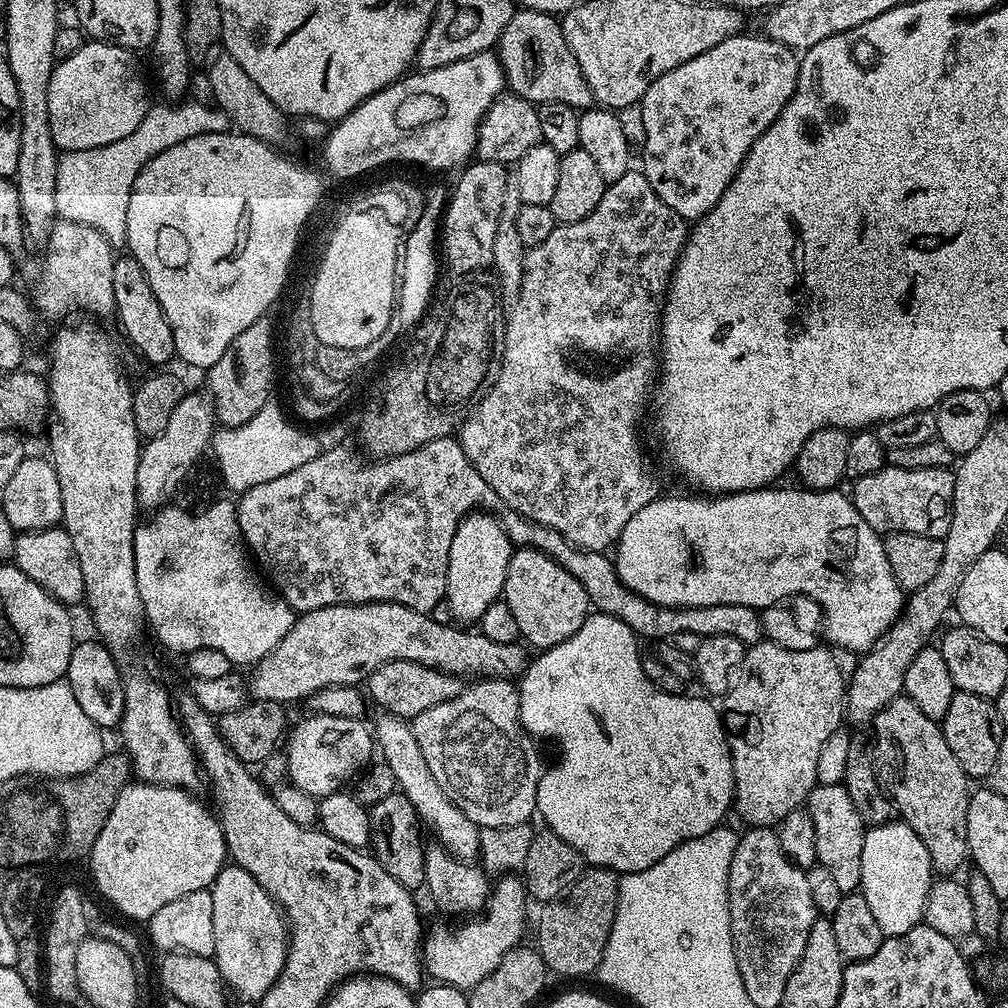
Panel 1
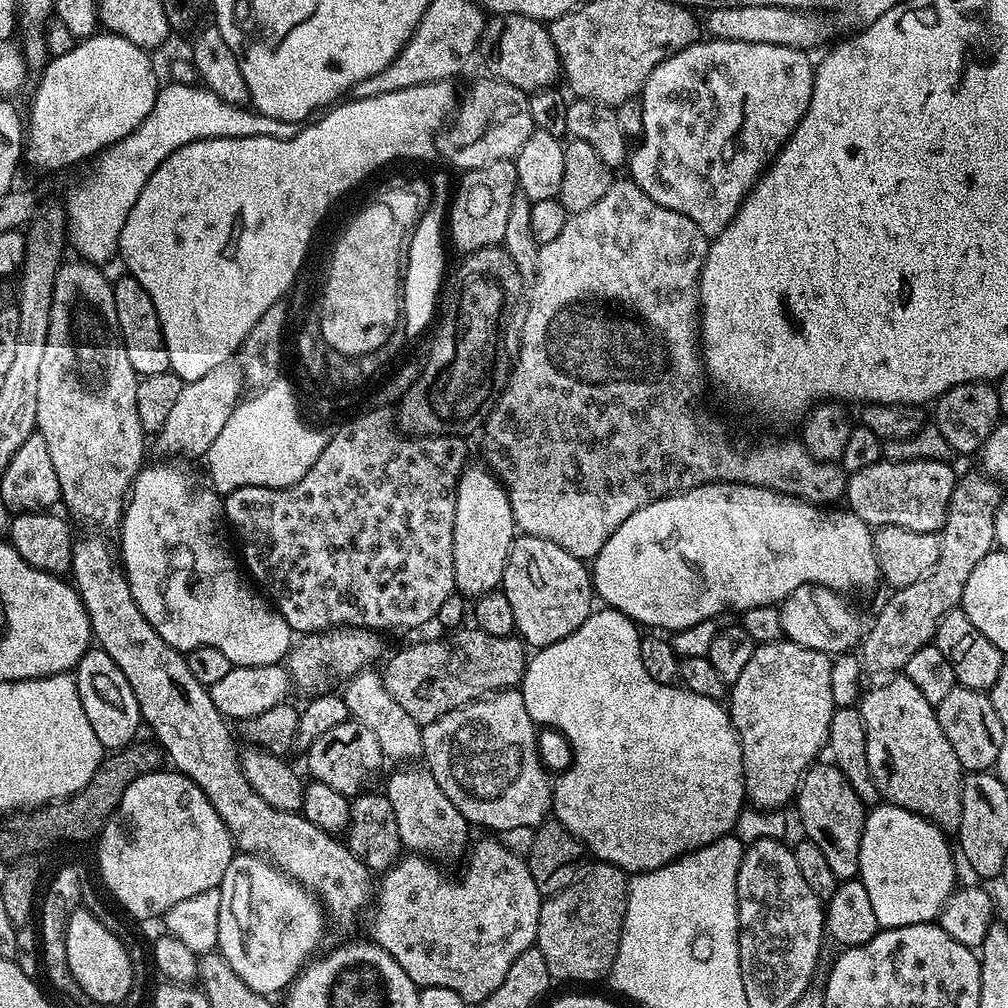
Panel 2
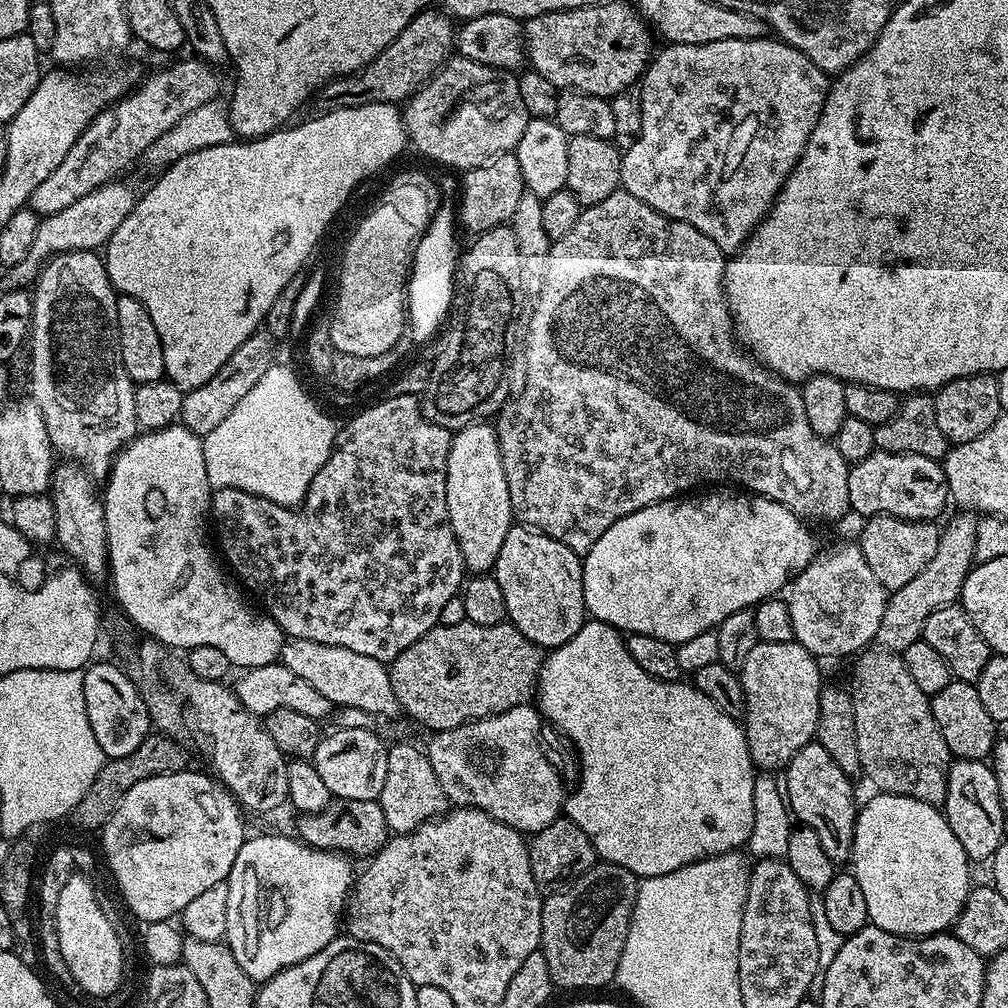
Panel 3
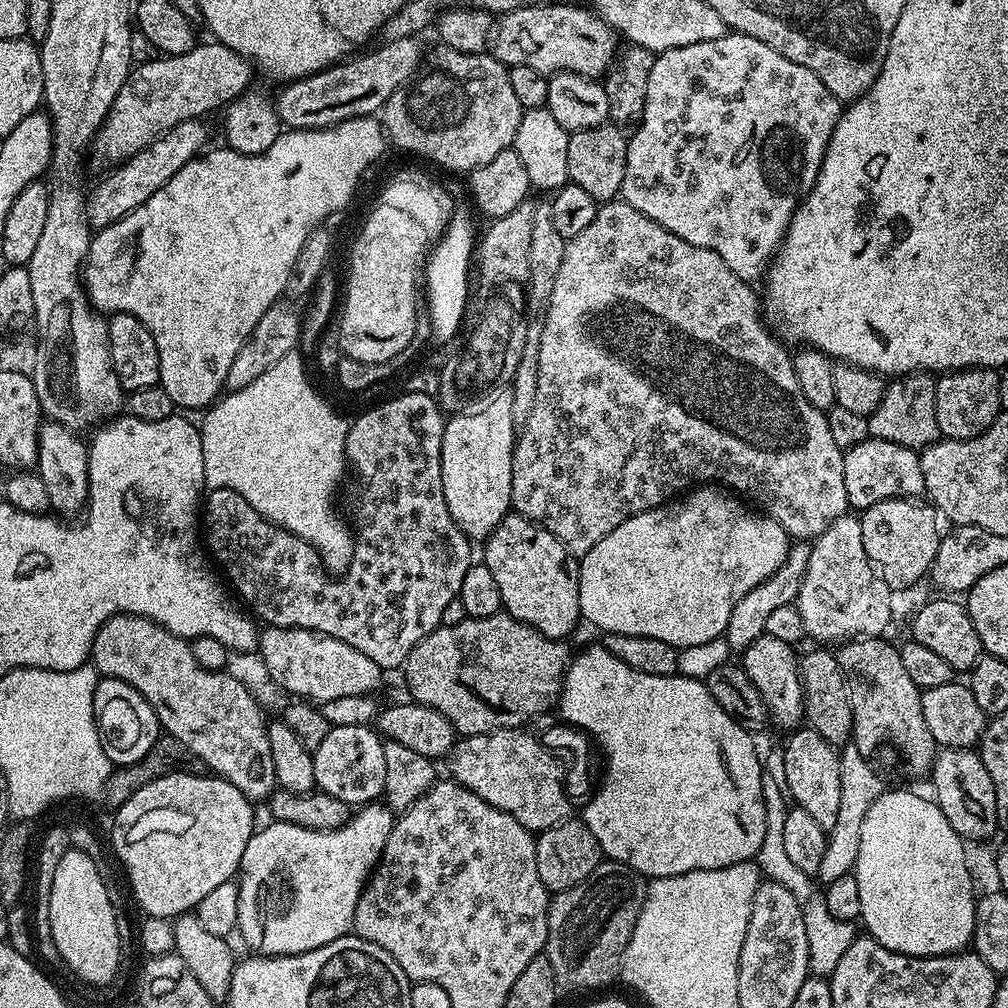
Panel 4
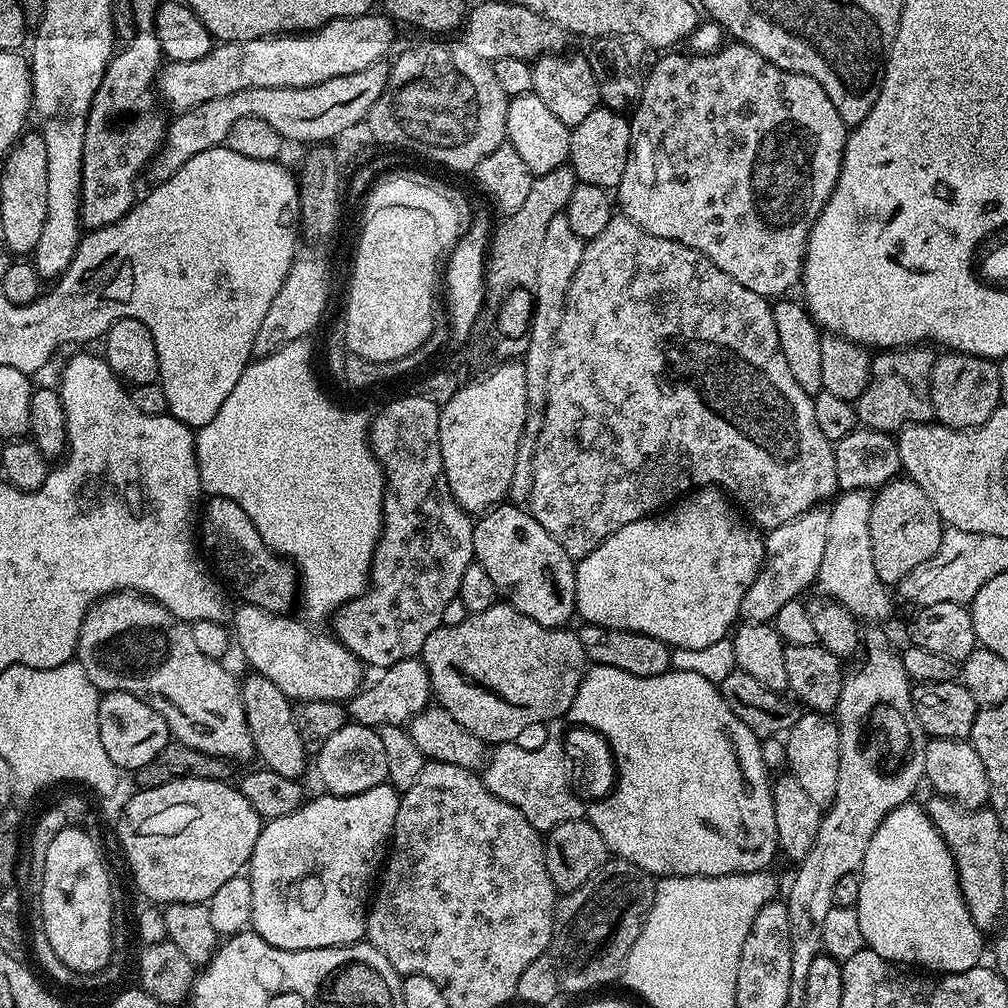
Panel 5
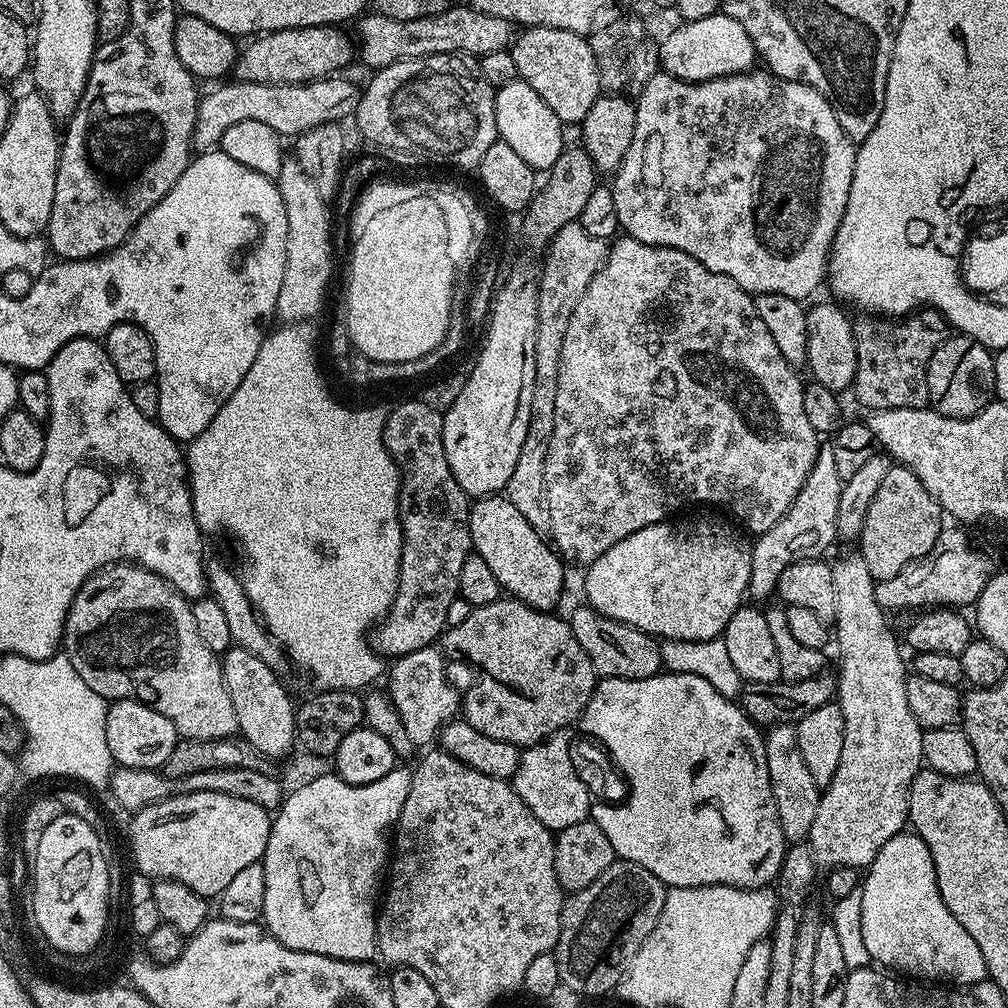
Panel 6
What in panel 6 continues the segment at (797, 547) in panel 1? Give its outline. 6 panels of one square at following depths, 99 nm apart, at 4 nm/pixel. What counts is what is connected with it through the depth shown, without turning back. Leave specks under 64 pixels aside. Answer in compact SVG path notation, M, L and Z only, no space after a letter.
M669 518L661 524L651 524L610 546L602 558L598 558L593 564L587 565L584 576L584 596L587 607L593 608L603 616L614 618L623 624L634 626L642 630L648 636L654 636L661 641L665 640L714 640L724 635L724 628L728 625L728 619L742 607L746 600L748 583L750 582L750 558L752 550L749 541L744 541L734 529L728 524L723 524L720 520L680 520Z

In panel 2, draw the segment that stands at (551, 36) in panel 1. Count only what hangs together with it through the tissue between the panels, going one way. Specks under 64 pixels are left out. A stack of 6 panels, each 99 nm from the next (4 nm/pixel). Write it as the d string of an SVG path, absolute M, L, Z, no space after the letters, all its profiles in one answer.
M522 14L493 15L484 25L478 52L481 57L484 55L484 64L495 79L510 82L510 86L518 86L518 90L529 94L539 88L553 87L562 76L558 52L554 50L547 27Z

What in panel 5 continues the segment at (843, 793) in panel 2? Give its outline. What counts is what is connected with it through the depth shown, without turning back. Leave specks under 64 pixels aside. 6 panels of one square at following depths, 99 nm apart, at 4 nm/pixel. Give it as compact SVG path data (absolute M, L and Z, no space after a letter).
M805 711L786 733L784 756L788 759L787 771L806 790L815 804L827 806L838 790L838 762L840 761L840 727L831 715Z

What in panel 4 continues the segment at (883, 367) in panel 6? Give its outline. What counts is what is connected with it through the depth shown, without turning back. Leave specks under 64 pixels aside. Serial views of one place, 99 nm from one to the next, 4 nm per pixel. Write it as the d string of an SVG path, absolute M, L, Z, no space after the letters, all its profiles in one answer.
M906 372L903 376L889 379L884 385L882 402L868 417L868 434L871 439L894 442L923 450L941 439L938 430L937 377L931 372Z

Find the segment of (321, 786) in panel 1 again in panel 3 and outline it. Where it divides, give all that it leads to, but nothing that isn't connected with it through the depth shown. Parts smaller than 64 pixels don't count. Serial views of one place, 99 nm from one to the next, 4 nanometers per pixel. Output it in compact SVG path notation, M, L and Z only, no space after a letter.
M336 728L332 733L321 739L314 757L314 763L322 782L332 791L333 797L341 800L379 800L382 786L386 786L386 758L388 748L376 737L373 729L342 729Z

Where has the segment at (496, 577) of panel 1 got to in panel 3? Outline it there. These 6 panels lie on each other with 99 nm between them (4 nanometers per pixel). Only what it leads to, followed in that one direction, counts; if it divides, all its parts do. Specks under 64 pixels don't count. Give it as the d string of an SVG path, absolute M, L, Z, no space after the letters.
M491 423L471 424L452 437L446 466L446 506L454 548L472 574L488 574L498 562L498 550L506 542L506 534L514 527L510 506L510 486L506 486L506 470L502 470L502 454L496 429Z

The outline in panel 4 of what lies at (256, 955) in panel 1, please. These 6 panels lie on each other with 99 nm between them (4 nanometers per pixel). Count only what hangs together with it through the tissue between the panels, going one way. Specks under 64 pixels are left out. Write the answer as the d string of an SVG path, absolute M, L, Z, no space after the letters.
M380 802L363 805L359 809L360 812L353 815L338 830L306 830L302 826L290 826L289 824L278 824L268 822L264 829L253 831L250 842L246 842L246 854L242 854L242 862L238 873L238 936L244 939L244 944L253 953L262 956L293 956L294 954L302 954L309 952L315 948L326 946L330 942L334 942L338 938L349 935L352 919L354 918L354 910L358 906L358 898L364 892L364 886L372 869L376 867L376 863L380 860L382 850L386 846L386 842L390 838L390 830L394 823L394 813L391 808Z

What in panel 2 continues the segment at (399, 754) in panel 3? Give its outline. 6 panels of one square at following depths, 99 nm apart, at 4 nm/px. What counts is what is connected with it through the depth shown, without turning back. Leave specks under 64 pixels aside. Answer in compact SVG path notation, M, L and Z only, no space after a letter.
M400 766L396 773L388 780L386 795L394 810L394 819L398 822L398 838L401 845L409 853L431 858L433 861L456 860L465 855L469 847L468 820L446 794L442 794L442 786L434 782L432 773L427 767L408 768L412 766Z

